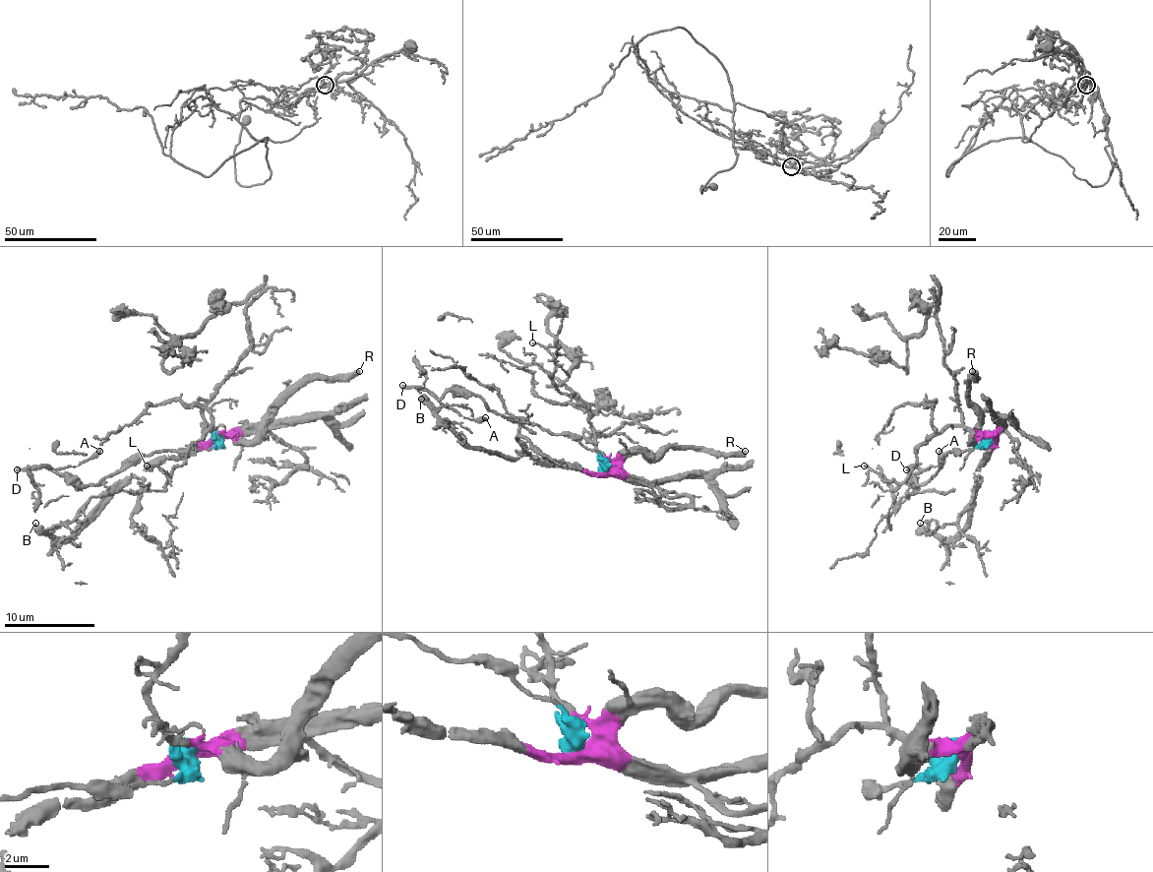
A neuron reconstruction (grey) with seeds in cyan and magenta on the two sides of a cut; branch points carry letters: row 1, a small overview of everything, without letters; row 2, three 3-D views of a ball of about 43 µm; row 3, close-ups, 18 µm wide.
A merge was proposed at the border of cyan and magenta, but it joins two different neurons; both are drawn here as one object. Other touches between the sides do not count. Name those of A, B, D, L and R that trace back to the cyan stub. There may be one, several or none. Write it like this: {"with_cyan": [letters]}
{"with_cyan": ["A", "D"]}

